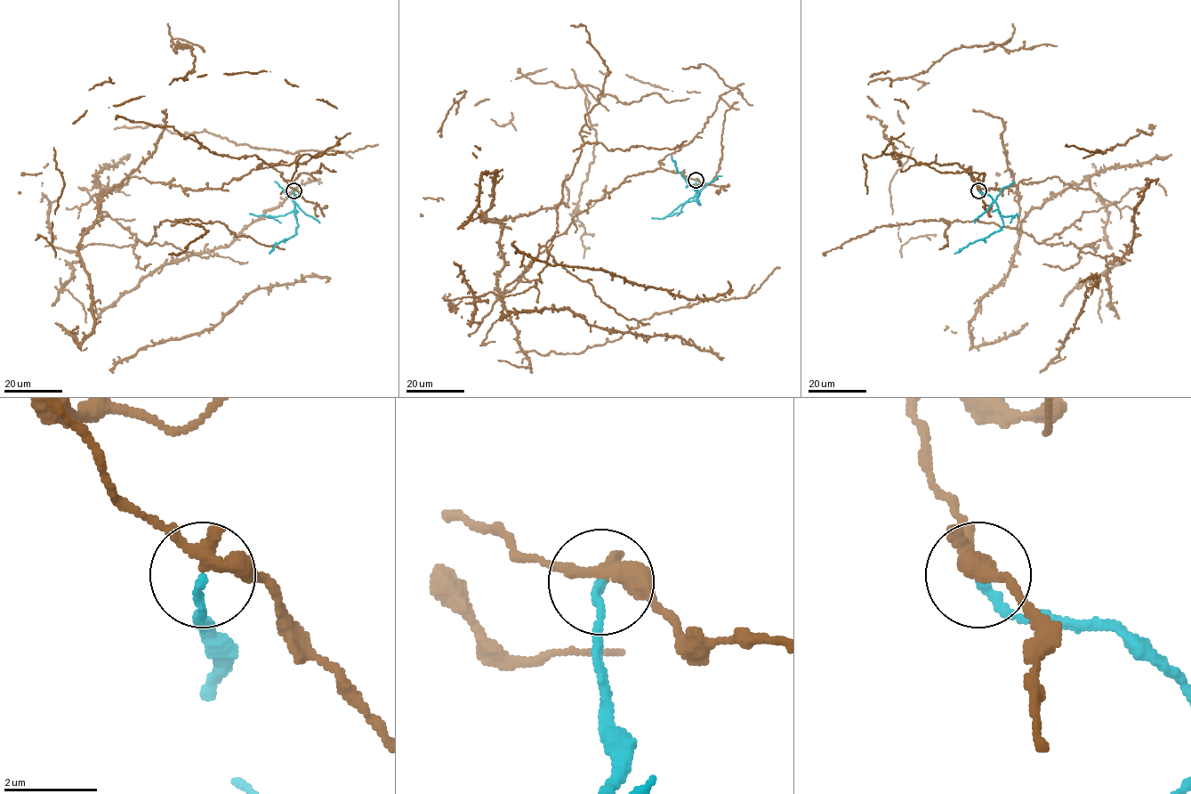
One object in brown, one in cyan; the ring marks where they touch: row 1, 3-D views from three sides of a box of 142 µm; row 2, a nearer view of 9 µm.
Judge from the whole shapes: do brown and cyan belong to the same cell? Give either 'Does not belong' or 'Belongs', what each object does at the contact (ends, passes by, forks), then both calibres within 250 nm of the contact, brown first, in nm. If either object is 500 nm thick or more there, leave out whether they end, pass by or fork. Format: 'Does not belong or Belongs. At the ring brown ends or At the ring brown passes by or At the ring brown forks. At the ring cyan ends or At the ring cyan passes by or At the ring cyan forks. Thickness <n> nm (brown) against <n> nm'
Does not belong. At the ring brown passes by. At the ring cyan ends. Thickness 340 nm (brown) against 180 nm

